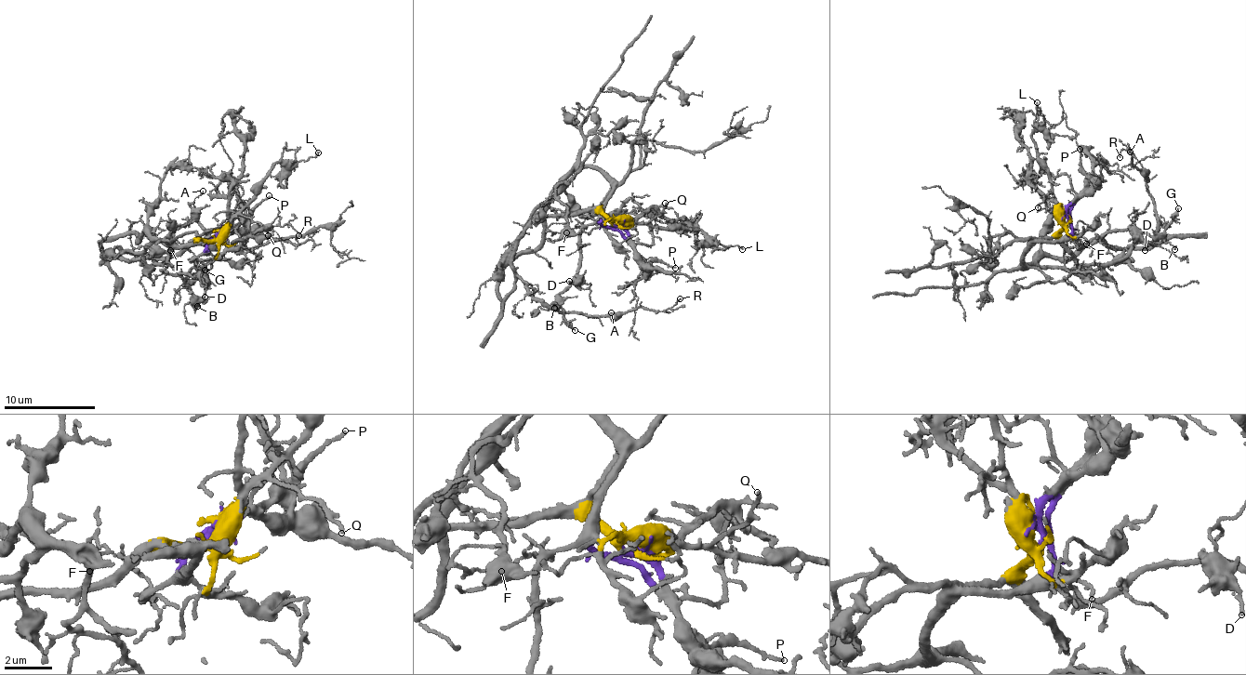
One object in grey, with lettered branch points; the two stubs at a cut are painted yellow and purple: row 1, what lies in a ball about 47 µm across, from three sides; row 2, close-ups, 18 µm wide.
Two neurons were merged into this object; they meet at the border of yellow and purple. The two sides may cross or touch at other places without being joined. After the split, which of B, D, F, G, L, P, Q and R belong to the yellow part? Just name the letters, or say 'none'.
L, Q

